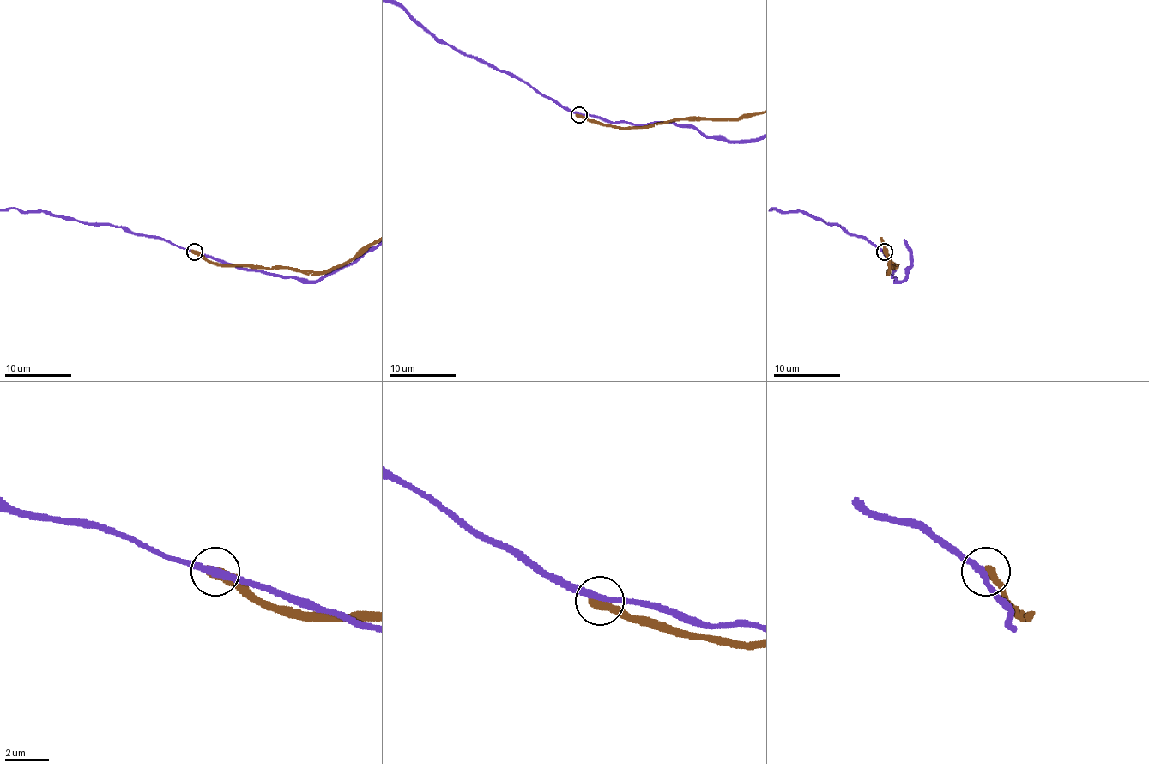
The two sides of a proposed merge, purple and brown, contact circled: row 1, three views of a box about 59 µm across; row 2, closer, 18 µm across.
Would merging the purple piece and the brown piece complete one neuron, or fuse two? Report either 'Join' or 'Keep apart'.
Keep apart

